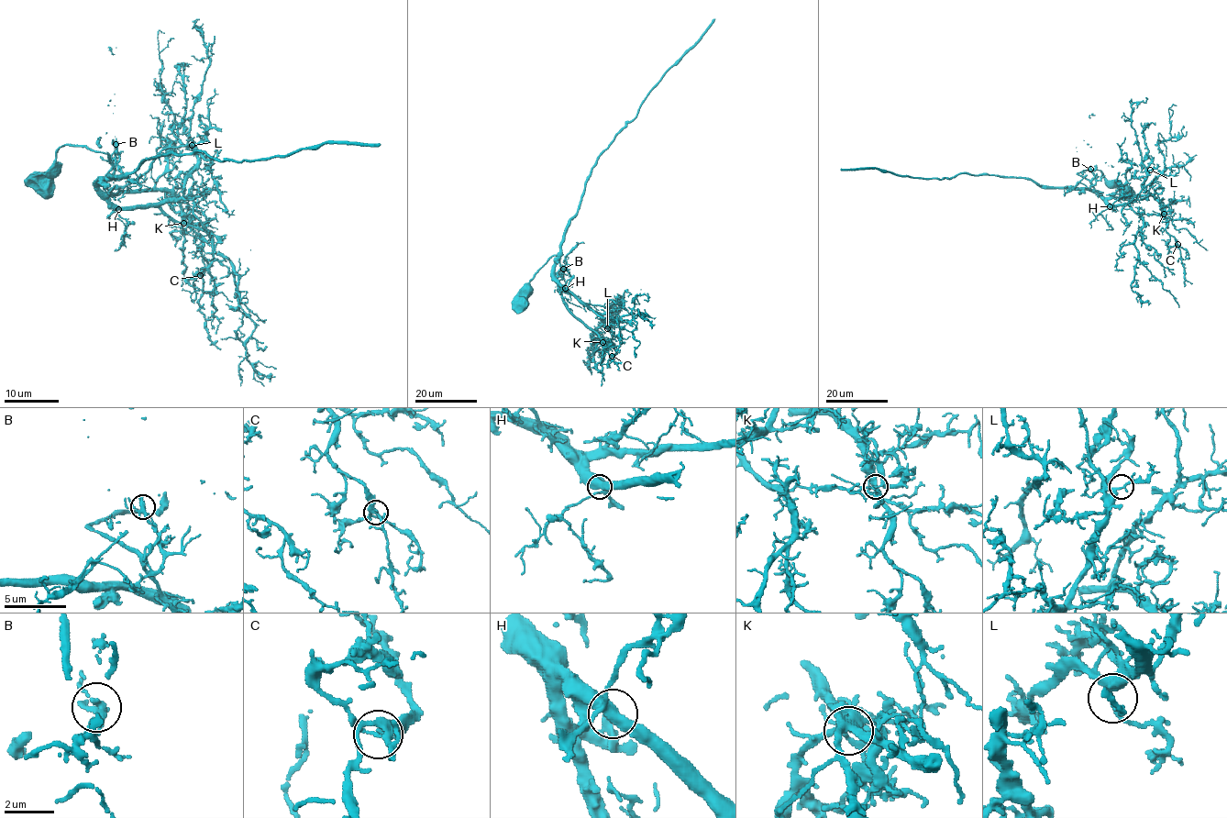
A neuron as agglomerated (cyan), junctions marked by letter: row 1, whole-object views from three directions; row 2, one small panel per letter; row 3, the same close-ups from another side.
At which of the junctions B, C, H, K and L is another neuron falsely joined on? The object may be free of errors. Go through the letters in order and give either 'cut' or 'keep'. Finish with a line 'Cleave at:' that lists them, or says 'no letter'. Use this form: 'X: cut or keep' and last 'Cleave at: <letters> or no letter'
B: cut
C: keep
H: keep
K: keep
L: keep
Cleave at: B

